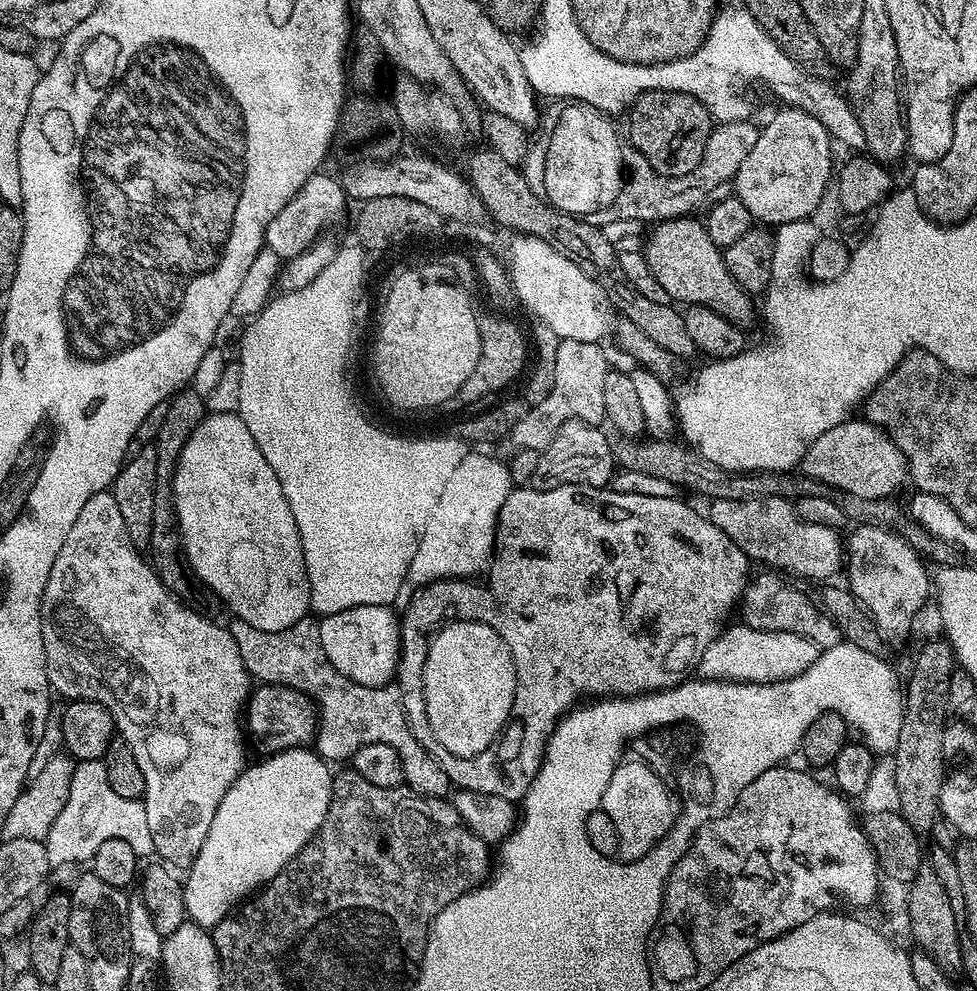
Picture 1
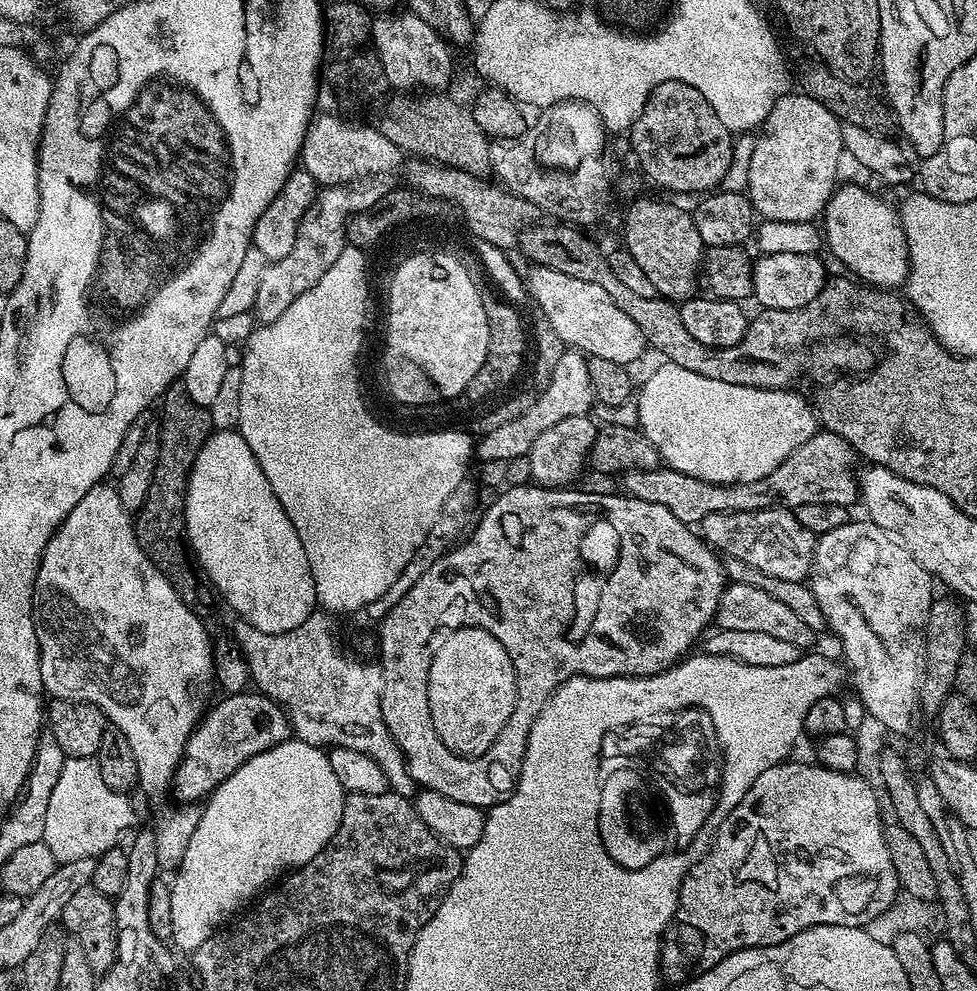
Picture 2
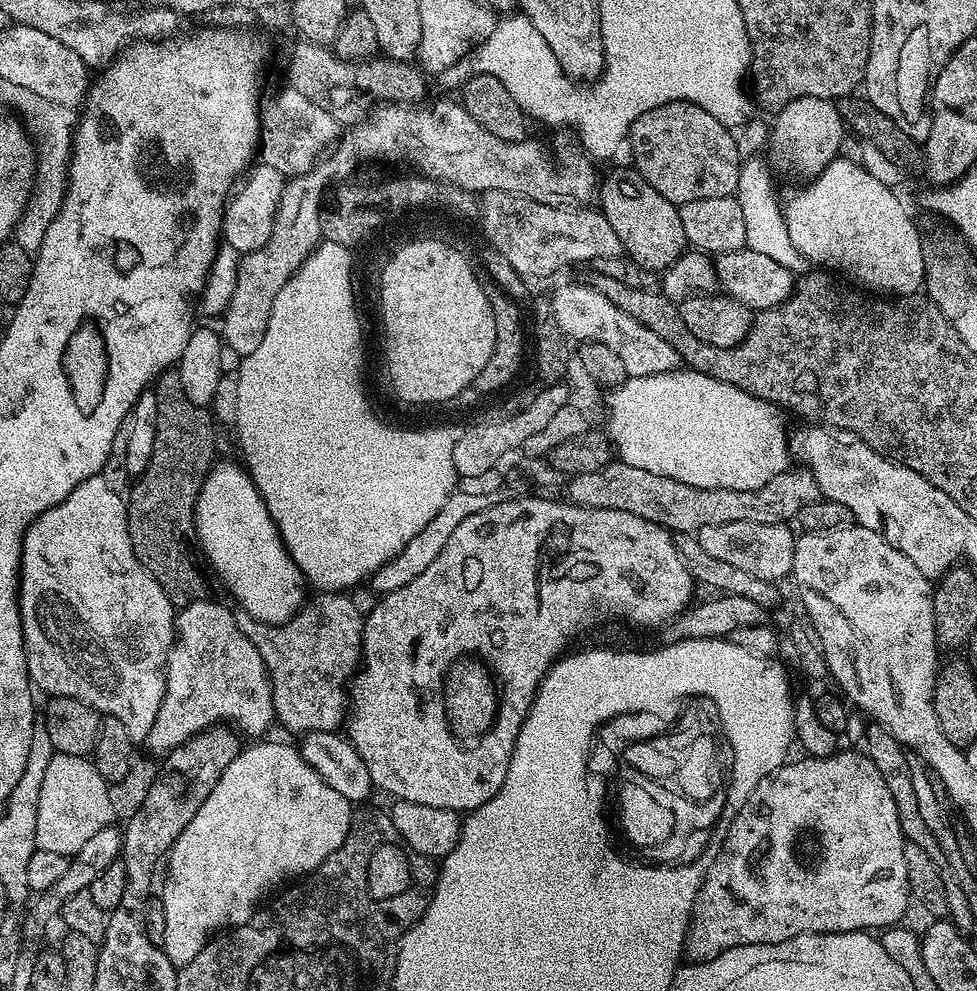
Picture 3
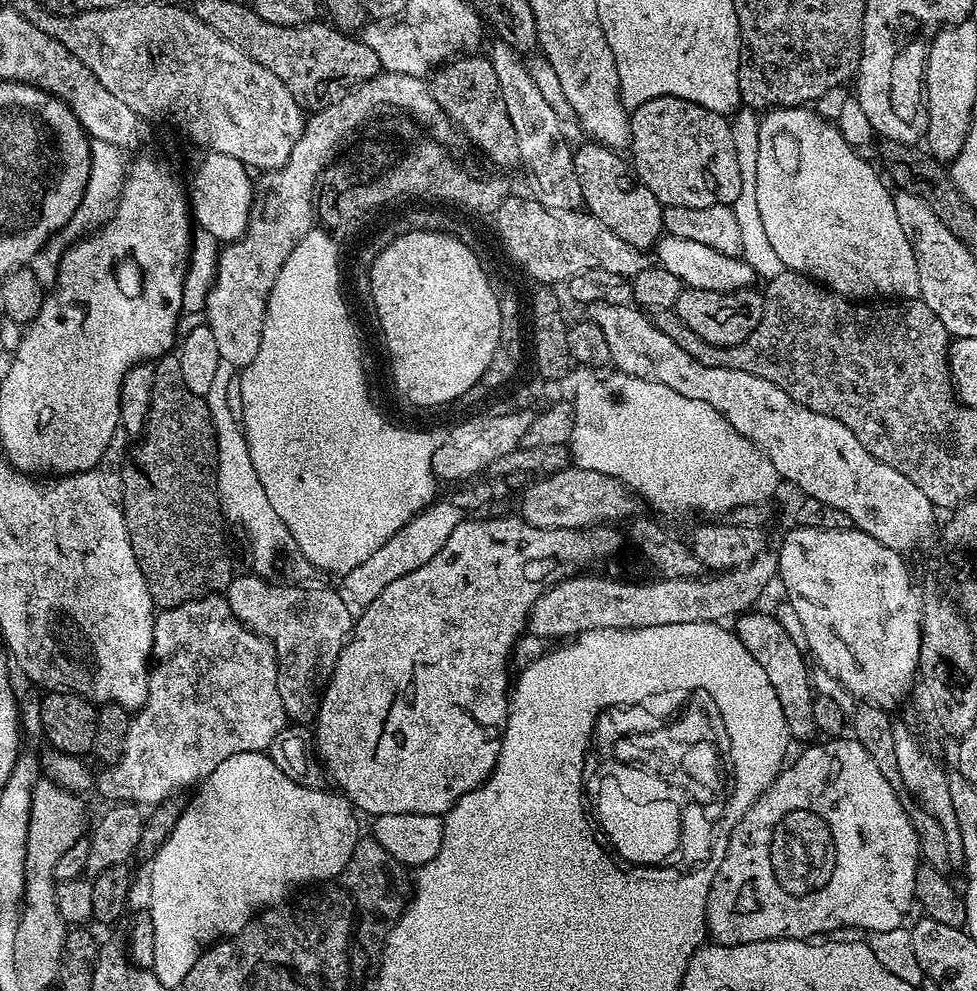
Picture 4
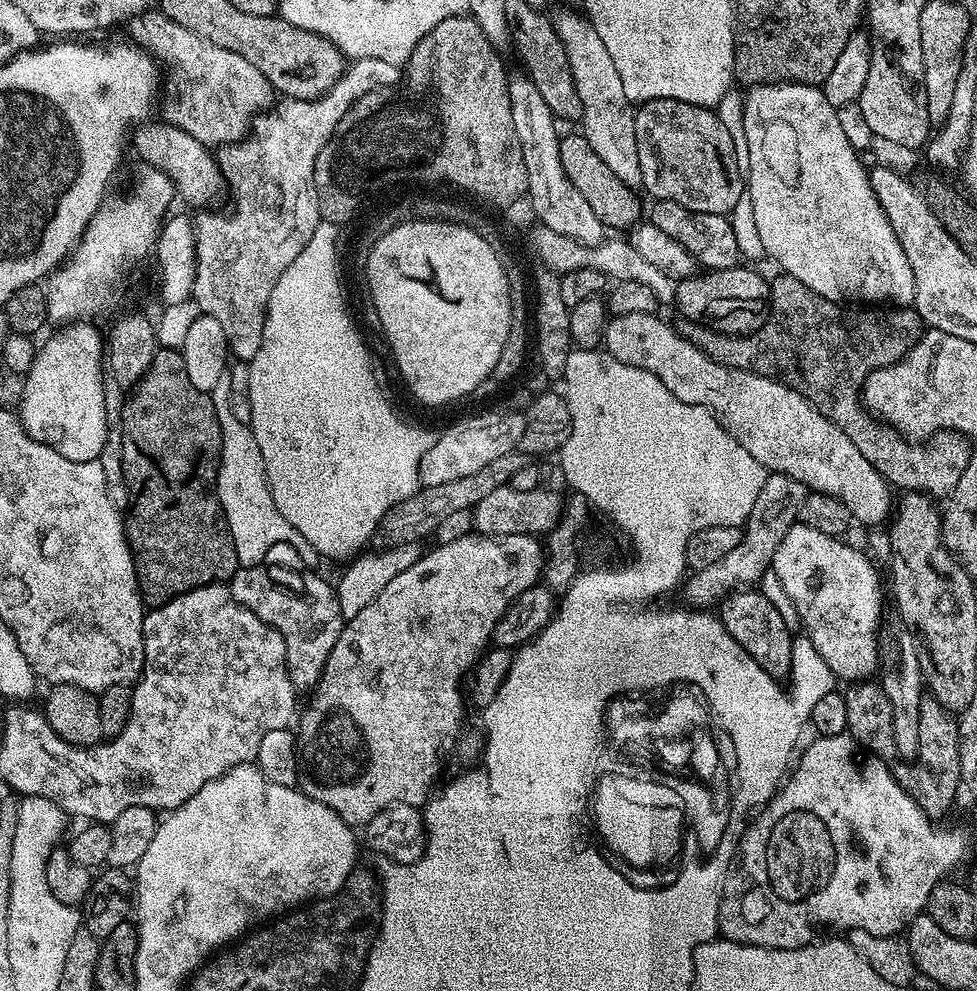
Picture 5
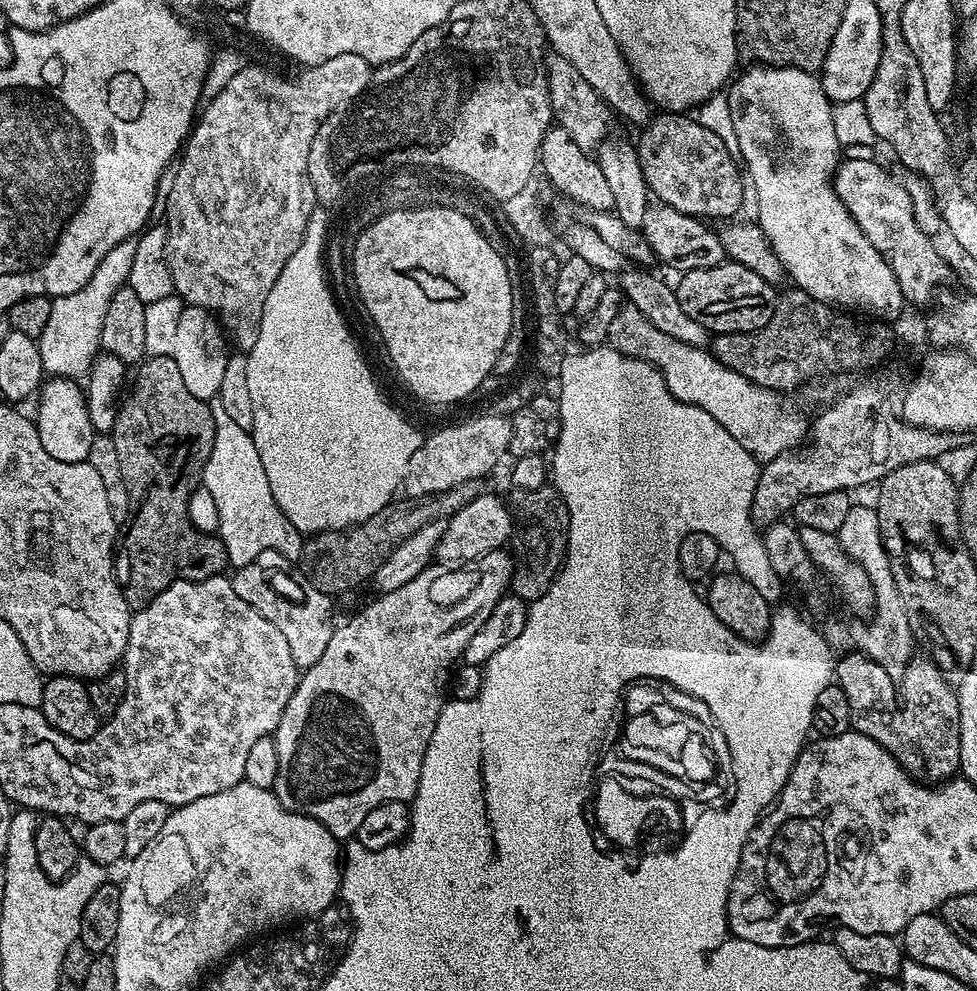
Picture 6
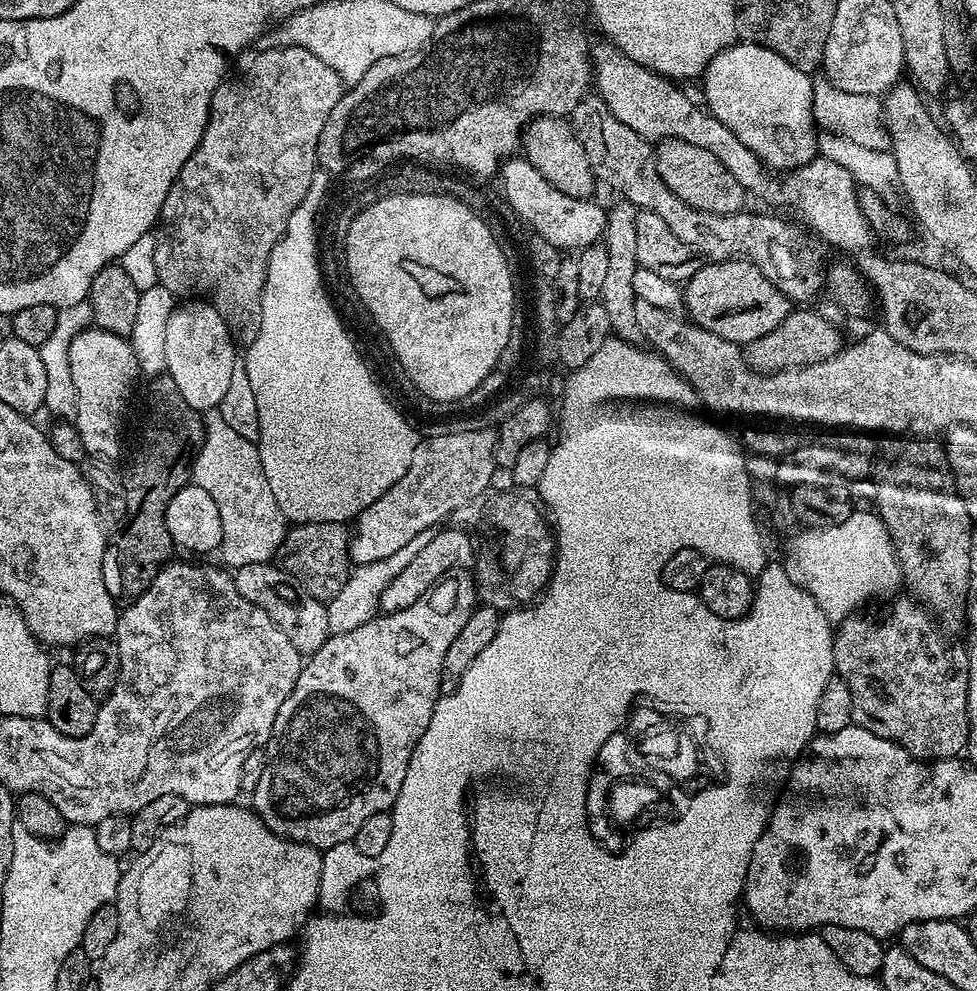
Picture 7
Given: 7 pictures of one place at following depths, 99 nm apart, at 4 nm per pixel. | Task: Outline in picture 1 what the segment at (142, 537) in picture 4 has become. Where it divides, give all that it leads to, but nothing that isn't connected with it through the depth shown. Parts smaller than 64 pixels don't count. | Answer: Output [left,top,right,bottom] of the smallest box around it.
[146,390,222,620]

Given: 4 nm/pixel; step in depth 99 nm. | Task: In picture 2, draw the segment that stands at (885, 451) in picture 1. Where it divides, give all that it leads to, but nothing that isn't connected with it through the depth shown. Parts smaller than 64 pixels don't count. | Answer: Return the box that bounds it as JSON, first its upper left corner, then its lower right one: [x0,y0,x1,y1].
[623,430,858,526]

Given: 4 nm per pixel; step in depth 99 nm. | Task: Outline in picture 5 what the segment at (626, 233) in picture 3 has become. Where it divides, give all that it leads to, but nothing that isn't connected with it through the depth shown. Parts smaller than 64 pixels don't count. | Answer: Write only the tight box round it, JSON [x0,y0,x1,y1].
[559,134,641,229]

